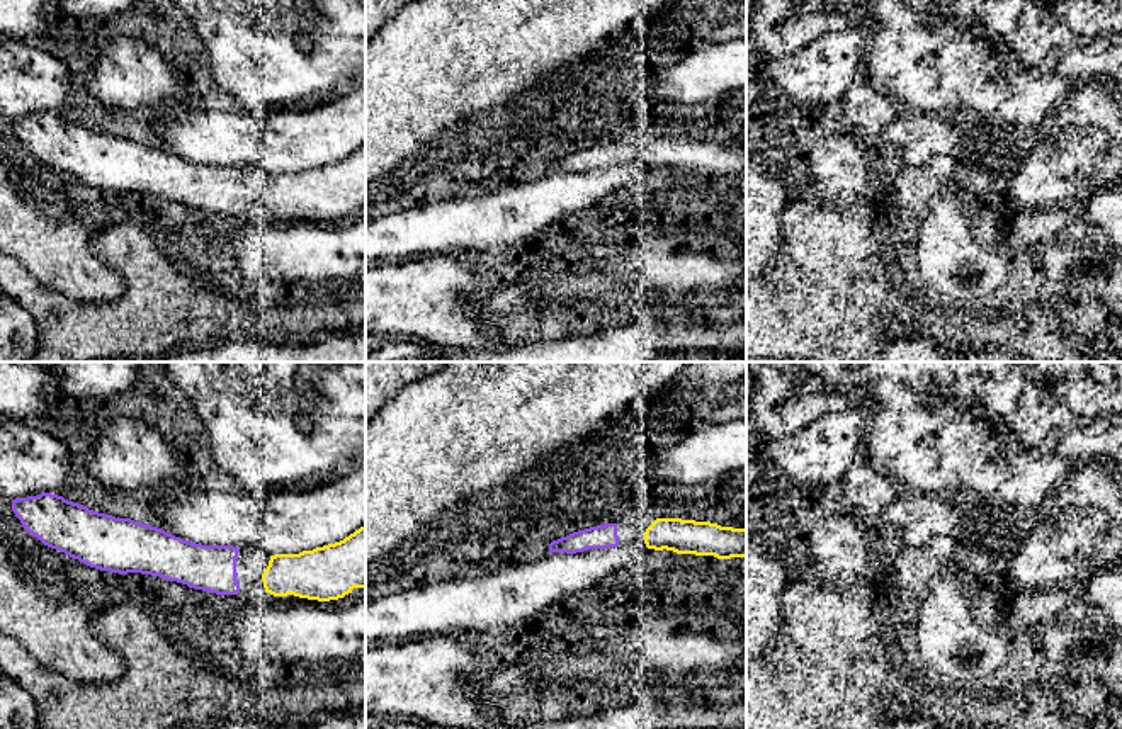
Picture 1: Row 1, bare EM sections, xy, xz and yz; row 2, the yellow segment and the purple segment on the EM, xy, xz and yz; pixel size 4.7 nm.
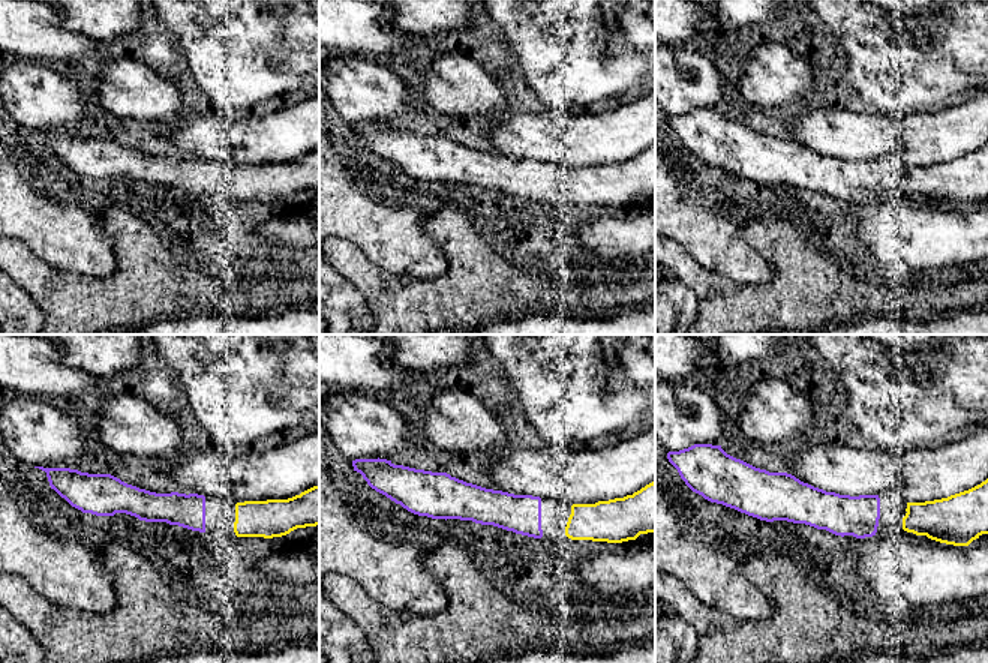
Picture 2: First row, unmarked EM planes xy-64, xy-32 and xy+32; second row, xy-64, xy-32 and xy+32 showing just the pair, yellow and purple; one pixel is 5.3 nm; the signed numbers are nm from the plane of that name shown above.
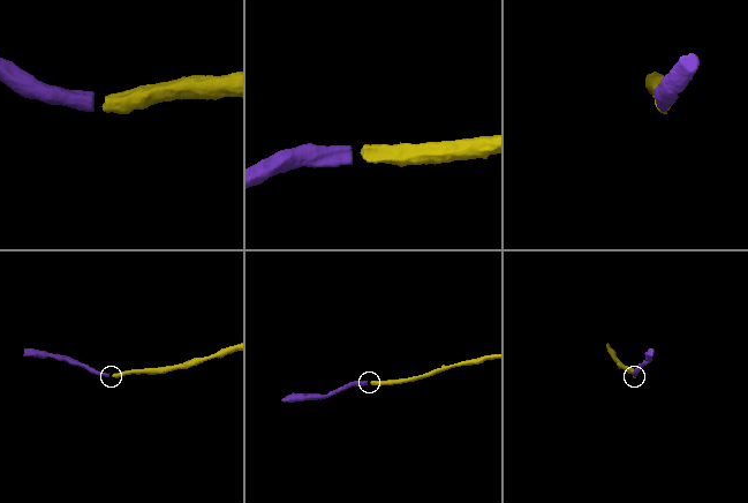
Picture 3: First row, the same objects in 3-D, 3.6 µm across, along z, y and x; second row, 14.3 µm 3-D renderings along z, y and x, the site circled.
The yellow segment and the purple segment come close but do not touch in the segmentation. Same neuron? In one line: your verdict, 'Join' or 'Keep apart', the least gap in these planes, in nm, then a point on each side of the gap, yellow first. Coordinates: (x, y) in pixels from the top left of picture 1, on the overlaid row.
Join. Distance 110 nm. Across: xy (262, 580), (238, 583)

